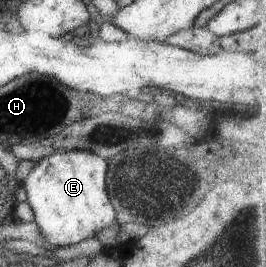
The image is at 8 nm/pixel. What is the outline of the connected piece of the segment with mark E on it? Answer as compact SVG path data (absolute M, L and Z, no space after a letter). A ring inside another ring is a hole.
M58 150L33 163L26 178L20 184L26 192L26 202L33 212L33 221L39 227L47 246L67 247L87 238L115 223L115 212L108 200L105 174L108 159L85 150Z

